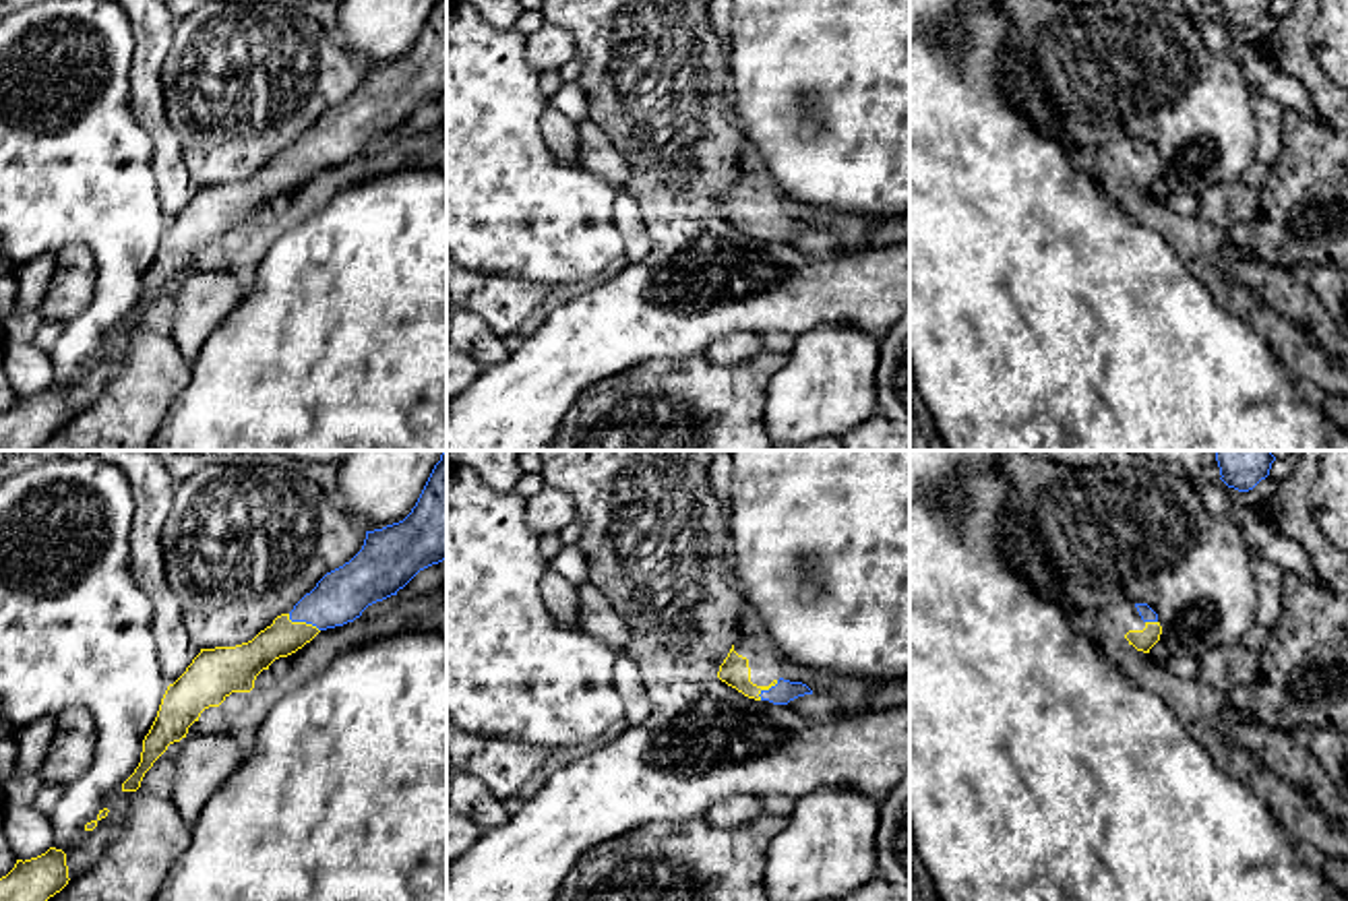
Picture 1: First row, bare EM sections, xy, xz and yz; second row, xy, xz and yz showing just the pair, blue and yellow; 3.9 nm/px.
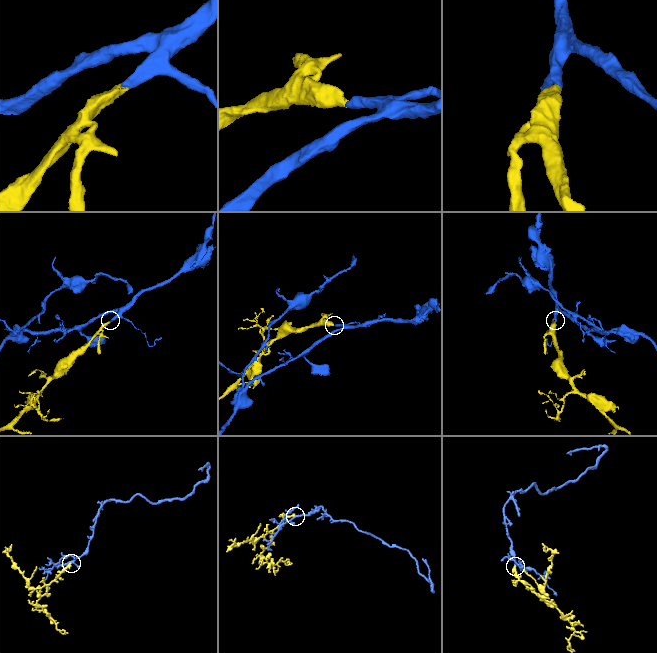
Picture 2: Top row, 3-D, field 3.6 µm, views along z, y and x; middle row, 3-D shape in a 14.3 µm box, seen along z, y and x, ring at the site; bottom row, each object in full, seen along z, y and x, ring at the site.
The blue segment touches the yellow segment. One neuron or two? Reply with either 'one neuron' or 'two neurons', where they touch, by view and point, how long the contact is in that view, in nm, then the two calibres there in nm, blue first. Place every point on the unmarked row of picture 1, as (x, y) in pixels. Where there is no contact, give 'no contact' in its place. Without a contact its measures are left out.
one neuron; contact xy (302, 158); length 140 nm; calibres 200 and 140 nm

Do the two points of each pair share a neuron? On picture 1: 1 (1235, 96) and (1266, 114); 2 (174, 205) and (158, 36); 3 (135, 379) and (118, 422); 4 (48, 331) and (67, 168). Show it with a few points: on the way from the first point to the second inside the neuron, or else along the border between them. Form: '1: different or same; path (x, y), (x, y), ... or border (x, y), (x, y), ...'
1: different; border (1251, 91), (1258, 153)
2: same; path (168, 164), (164, 135), (149, 110), (149, 77)
3: same; path (135, 389), (135, 404), (129, 412)
4: different; border (65, 325), (48, 352)

